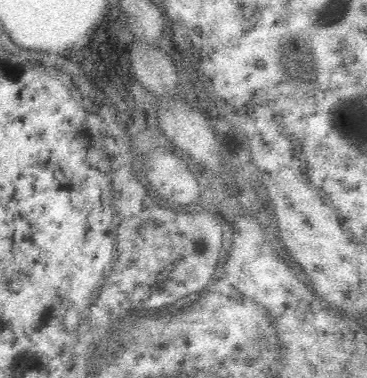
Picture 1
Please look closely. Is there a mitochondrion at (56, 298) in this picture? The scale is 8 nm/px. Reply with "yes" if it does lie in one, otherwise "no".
yes

